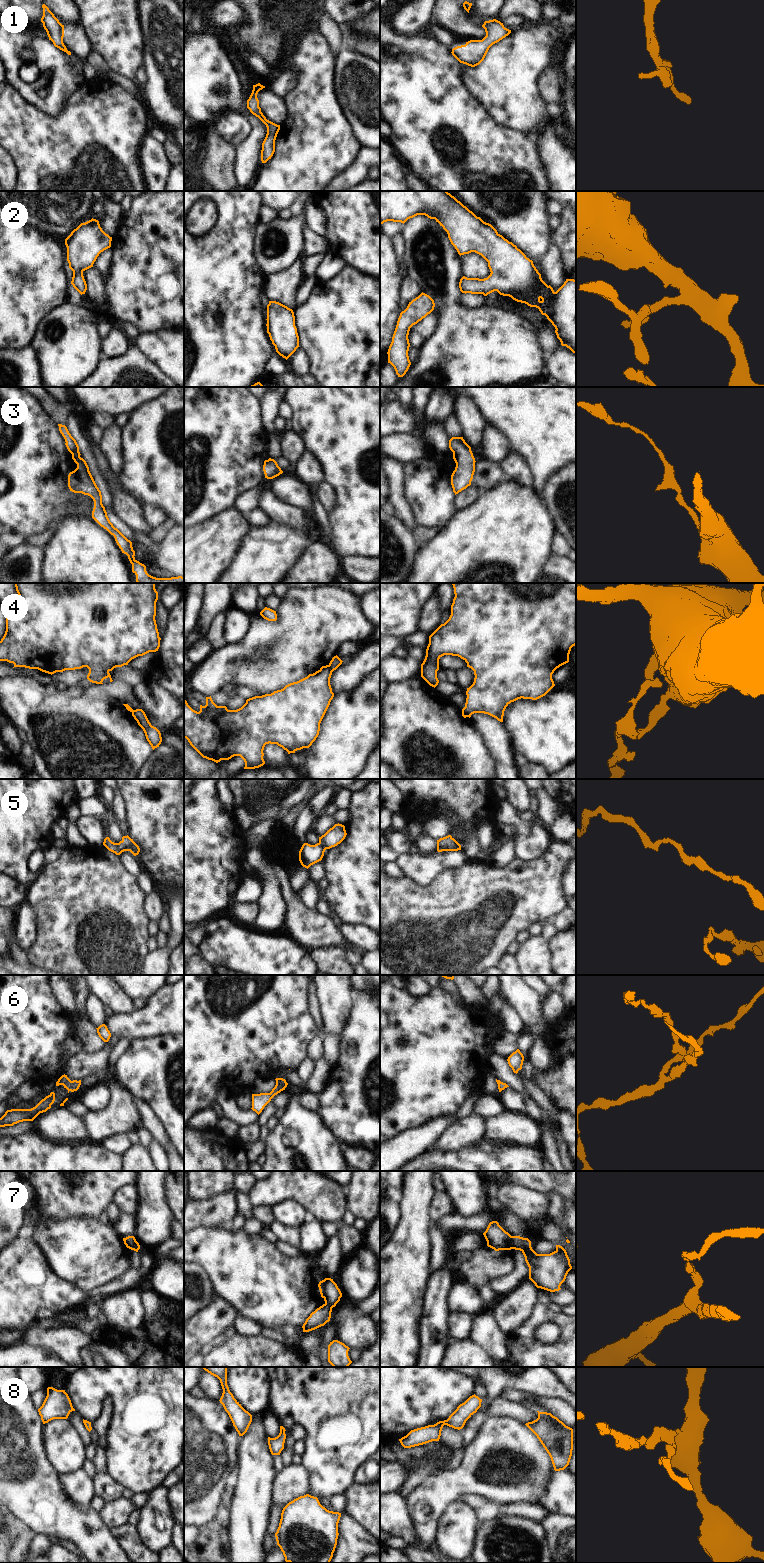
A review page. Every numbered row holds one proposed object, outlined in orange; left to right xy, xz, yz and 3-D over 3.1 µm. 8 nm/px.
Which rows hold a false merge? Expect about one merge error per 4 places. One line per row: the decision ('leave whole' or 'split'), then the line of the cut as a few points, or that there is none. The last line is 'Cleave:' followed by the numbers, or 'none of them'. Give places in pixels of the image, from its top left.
1: leave whole; cut none
2: leave whole; cut none
3: leave whole; cut none
4: split; cut xz (327, 665), (331, 672)
5: leave whole; cut none
6: leave whole; cut none
7: split; cut yz (512, 1236), (515, 1248)
8: leave whole; cut none
Cleave: 4, 7

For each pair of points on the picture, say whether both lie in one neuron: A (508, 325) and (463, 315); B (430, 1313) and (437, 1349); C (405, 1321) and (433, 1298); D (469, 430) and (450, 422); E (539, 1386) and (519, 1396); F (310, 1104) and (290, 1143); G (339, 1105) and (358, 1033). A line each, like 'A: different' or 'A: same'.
A: same
B: same
C: different
D: different
E: different
F: different
G: same

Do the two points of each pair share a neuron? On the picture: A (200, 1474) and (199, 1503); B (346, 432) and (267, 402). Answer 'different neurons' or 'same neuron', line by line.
A: same neuron
B: different neurons

